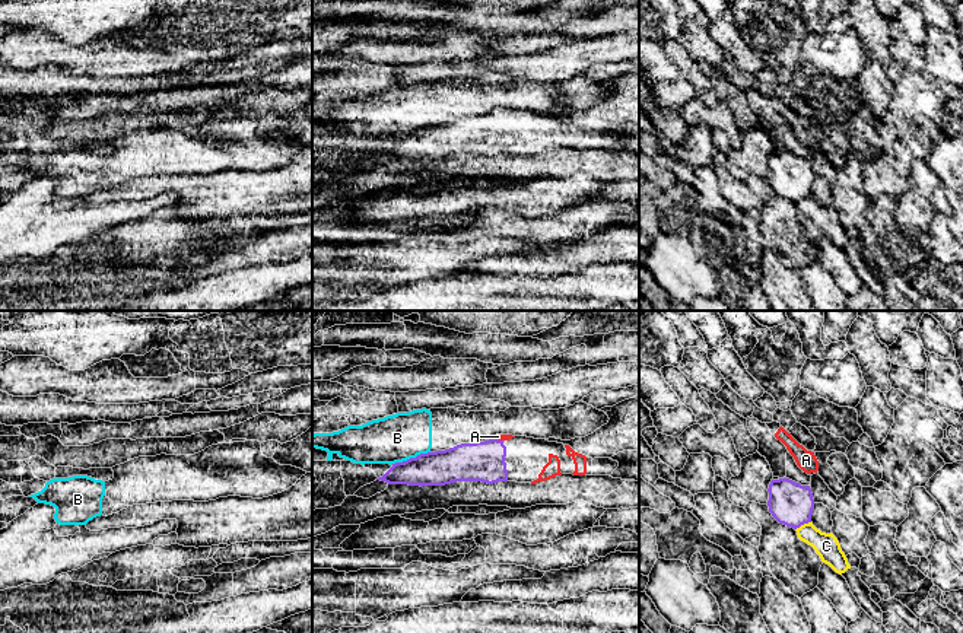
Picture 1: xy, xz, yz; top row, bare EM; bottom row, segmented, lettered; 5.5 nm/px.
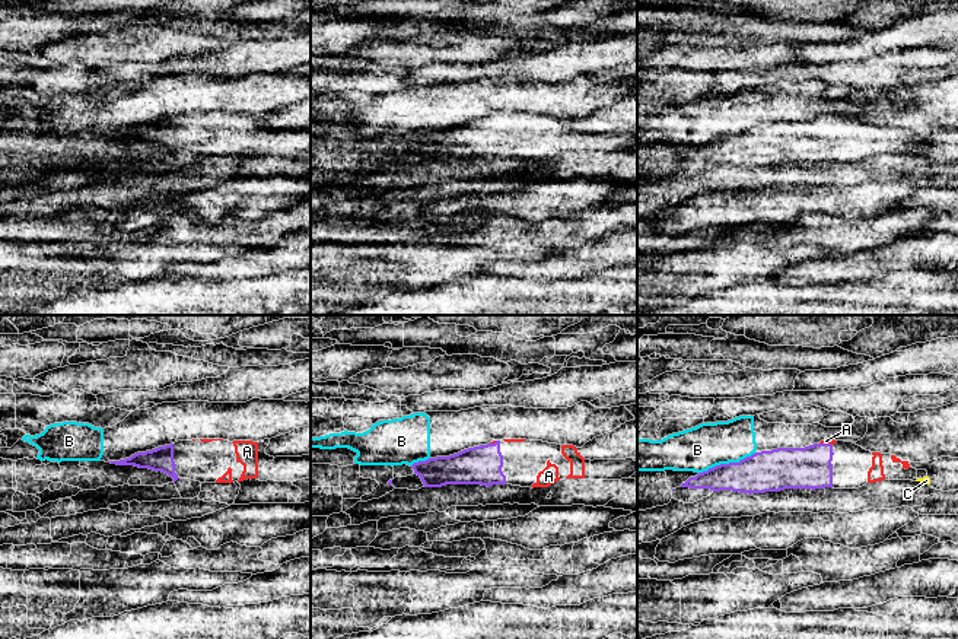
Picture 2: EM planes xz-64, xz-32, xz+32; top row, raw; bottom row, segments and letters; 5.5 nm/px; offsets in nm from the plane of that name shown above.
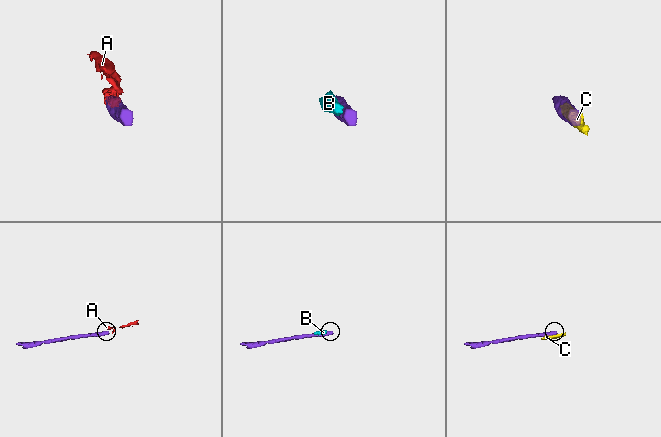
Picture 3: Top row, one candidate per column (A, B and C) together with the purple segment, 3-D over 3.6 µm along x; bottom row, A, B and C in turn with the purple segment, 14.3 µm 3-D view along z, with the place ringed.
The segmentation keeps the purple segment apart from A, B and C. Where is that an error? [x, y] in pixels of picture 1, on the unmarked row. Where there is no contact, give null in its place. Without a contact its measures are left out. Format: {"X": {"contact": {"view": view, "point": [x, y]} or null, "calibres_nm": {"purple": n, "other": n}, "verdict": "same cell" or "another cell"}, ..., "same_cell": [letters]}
{"A": {"contact": {"view": "xz", "point": [496, 113]}, "calibres_nm": {"purple": 220, "other": 30}, "verdict": "same cell"}, "B": {"contact": {"view": "xz", "point": [410, 131]}, "calibres_nm": {"purple": 190, "other": 260}, "verdict": "another cell"}, "C": {"contact": {"view": "yz", "point": [803, 197]}, "calibres_nm": {"purple": 240, "other": 140}, "verdict": "another cell"}, "same_cell": ["A"]}

